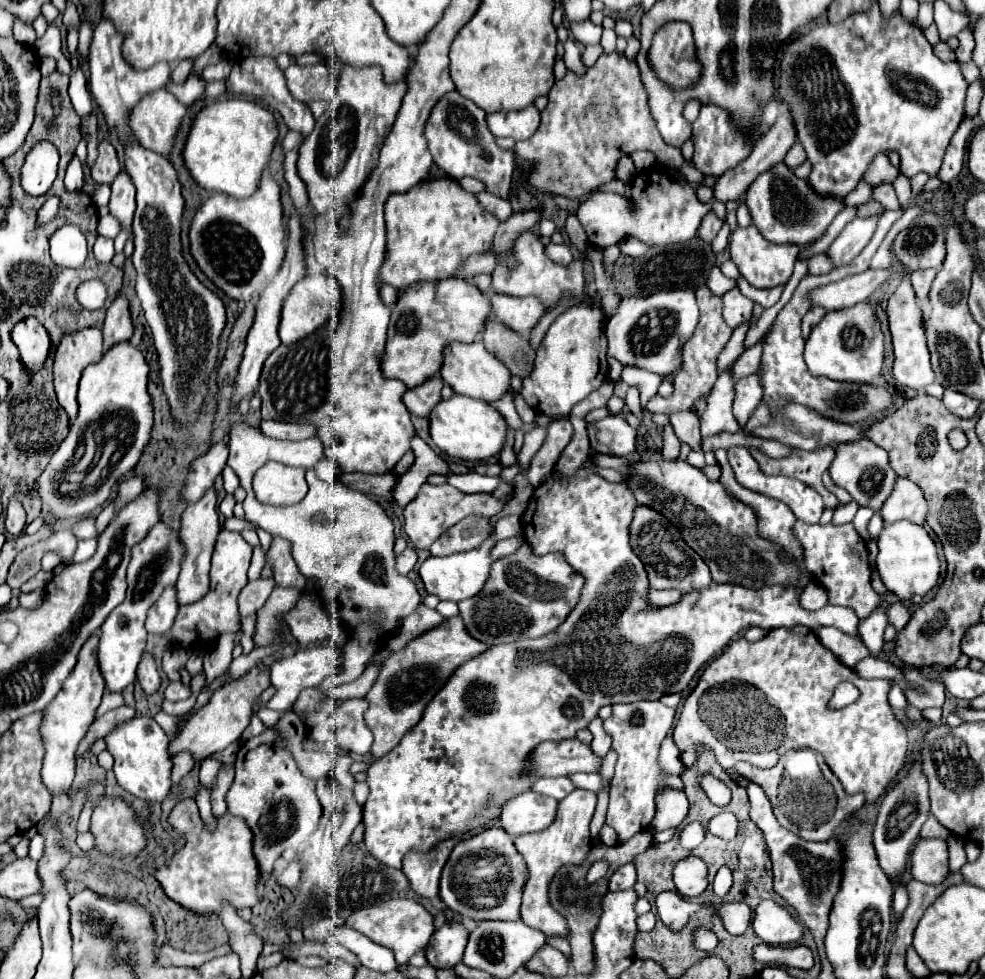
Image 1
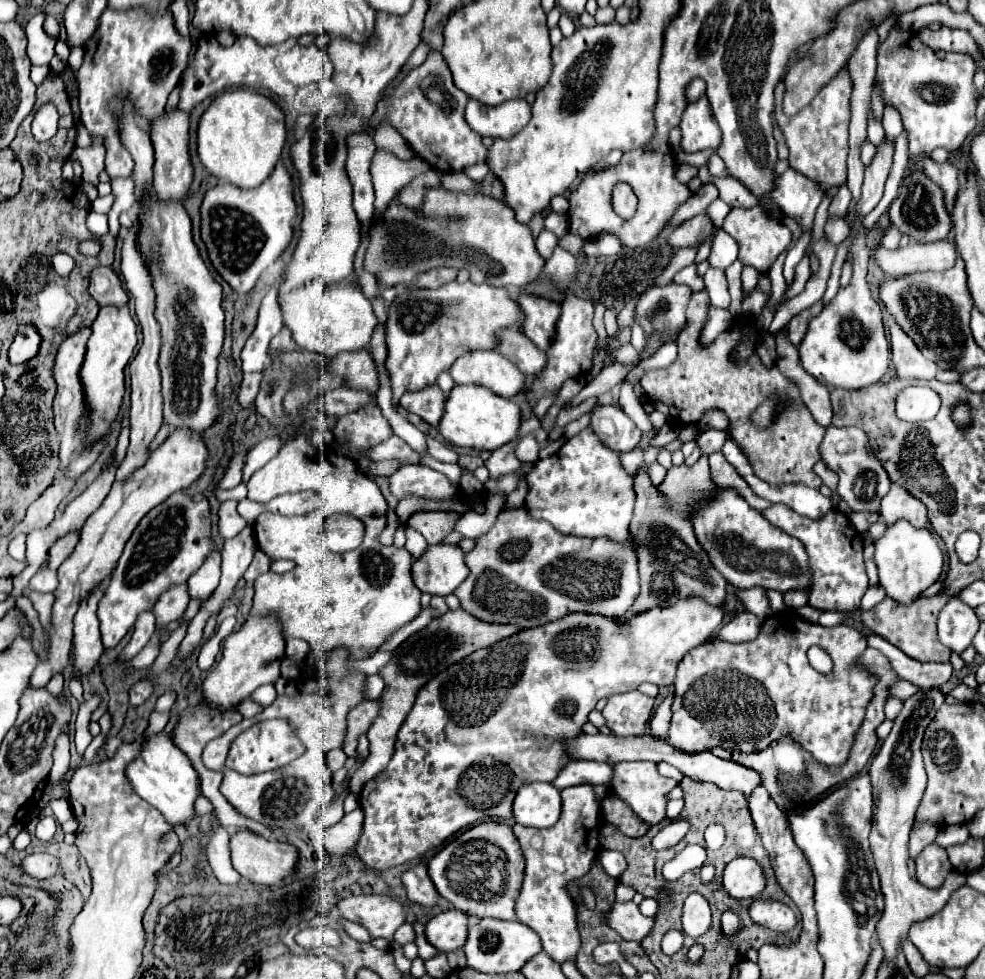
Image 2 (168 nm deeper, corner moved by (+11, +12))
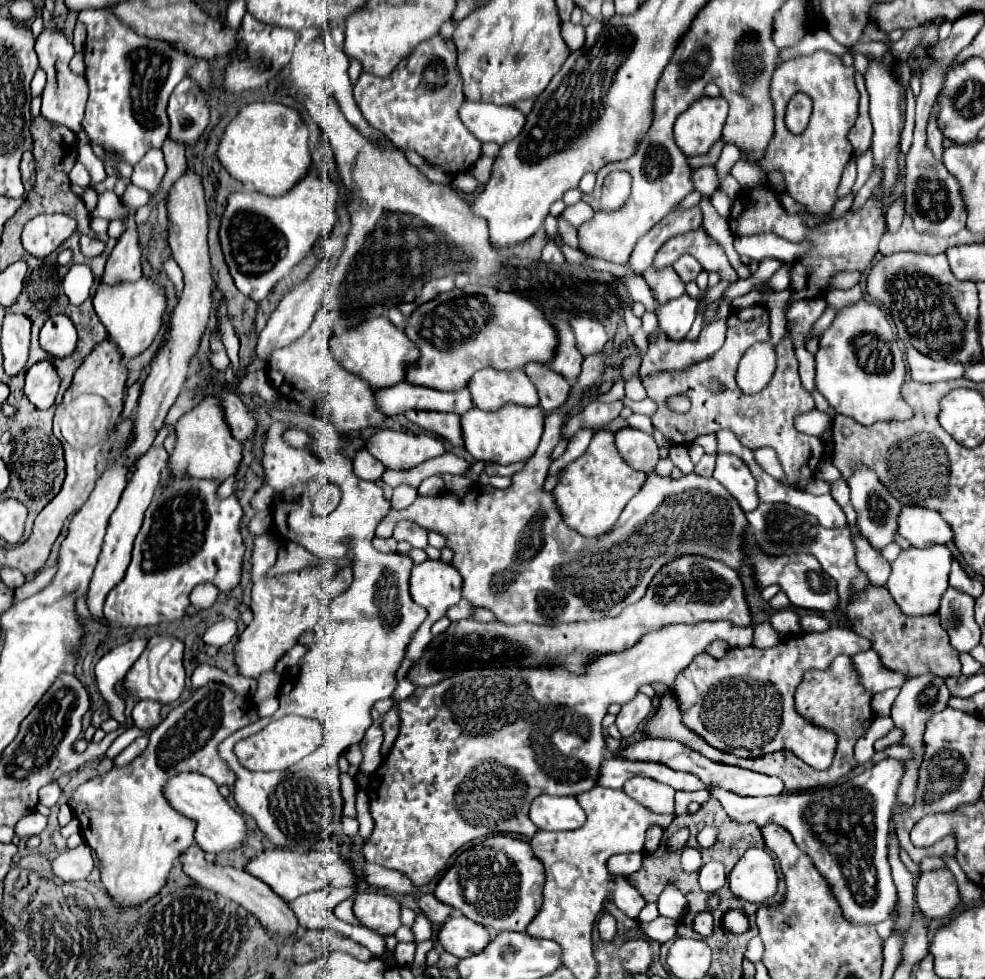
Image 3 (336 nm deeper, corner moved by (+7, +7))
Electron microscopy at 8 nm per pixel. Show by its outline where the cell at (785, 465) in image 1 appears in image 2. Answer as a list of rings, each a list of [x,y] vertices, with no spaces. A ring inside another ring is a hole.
[[[707,291],[694,292],[687,308],[687,328],[677,340],[679,356],[677,360],[665,370],[649,370],[641,378],[641,386],[645,388],[647,396],[655,400],[655,410],[661,412],[667,418],[667,424],[673,426],[689,426],[697,424],[701,416],[709,410],[721,410],[729,418],[729,434],[733,440],[745,448],[747,458],[753,464],[755,474],[773,484],[773,486],[785,486],[785,484],[805,484],[809,488],[819,488],[821,478],[813,472],[813,464],[821,460],[819,446],[825,436],[825,428],[815,424],[811,418],[807,406],[801,400],[799,388],[793,380],[785,378],[777,364],[765,366],[761,358],[747,358],[747,360],[733,360],[733,352],[737,350],[745,322],[737,322],[737,326],[731,326],[725,330],[717,340],[703,348],[699,346],[700,332],[704,327],[710,300]],[[771,398],[785,398],[787,404],[775,414],[773,422],[765,428],[757,426],[749,416],[755,412],[757,406]]]

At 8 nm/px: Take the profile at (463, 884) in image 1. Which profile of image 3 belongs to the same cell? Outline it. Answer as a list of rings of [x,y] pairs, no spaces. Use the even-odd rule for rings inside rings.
[[[491,835],[459,851],[453,865],[439,879],[435,895],[483,927],[493,927],[495,931],[525,931],[541,907],[543,883],[545,869],[541,861],[533,857],[529,839]]]

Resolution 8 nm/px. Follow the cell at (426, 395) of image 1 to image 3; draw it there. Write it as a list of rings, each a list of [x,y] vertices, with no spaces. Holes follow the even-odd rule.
[[[407,411],[405,417],[419,427],[447,439],[451,445],[461,445],[461,425],[455,413],[439,413],[439,411]]]

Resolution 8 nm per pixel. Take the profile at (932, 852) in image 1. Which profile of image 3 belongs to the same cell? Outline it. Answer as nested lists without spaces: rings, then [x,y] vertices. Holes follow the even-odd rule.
[[[947,867],[923,871],[917,883],[915,901],[927,917],[947,917],[959,905],[959,891],[953,873]]]

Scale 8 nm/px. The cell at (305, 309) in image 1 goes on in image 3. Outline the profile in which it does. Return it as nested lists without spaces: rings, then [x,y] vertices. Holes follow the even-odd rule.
[[[373,317],[365,319],[353,329],[347,329],[339,335],[329,337],[329,351],[333,353],[335,361],[355,373],[357,377],[365,379],[373,389],[383,389],[395,385],[405,379],[405,363],[413,363],[419,357],[415,345],[405,337],[401,329],[397,329],[387,317]]]

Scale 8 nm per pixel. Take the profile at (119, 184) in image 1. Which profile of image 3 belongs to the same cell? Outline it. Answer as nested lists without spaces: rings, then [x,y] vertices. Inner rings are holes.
[[[85,9],[79,13],[79,21],[87,27],[85,41],[85,65],[89,83],[89,101],[83,117],[83,129],[89,139],[109,151],[129,165],[135,165],[151,147],[161,147],[169,133],[167,101],[181,79],[187,77],[189,69],[197,59],[185,51],[179,51],[173,43],[161,39],[149,39],[135,33],[131,27],[121,23],[108,9]]]

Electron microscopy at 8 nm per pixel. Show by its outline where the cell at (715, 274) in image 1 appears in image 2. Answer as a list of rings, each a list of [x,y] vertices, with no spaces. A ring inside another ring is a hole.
[[[695,264],[679,270],[679,272],[675,274],[673,282],[675,282],[675,284],[687,284],[687,286],[691,286],[693,292],[701,292],[701,290],[705,288],[701,276],[697,276],[697,266],[695,266]]]

